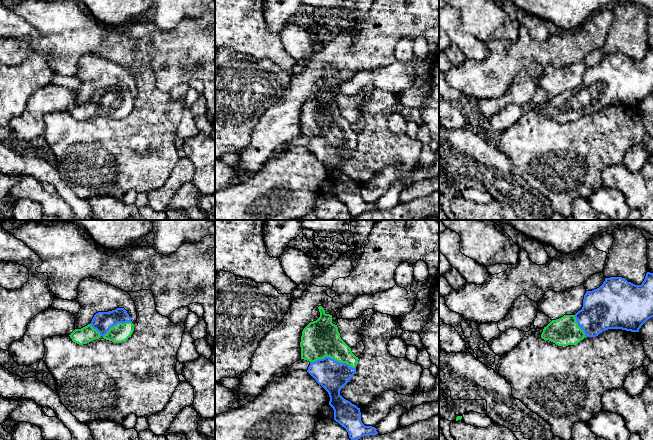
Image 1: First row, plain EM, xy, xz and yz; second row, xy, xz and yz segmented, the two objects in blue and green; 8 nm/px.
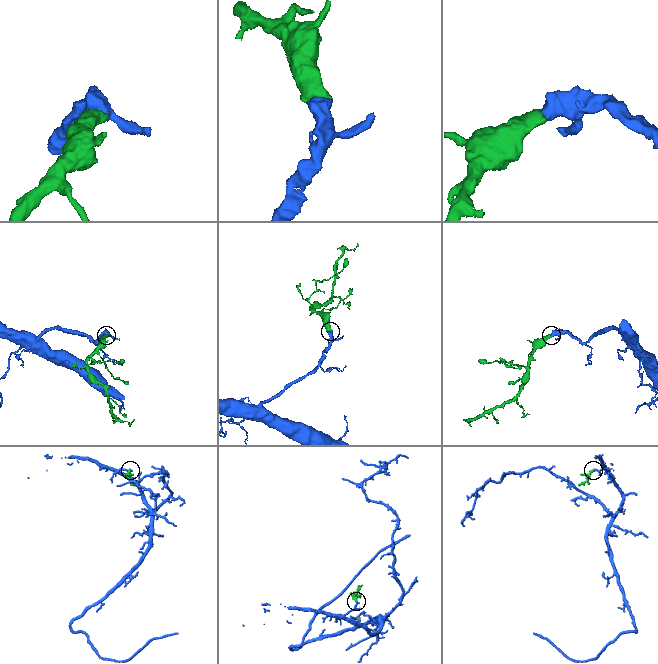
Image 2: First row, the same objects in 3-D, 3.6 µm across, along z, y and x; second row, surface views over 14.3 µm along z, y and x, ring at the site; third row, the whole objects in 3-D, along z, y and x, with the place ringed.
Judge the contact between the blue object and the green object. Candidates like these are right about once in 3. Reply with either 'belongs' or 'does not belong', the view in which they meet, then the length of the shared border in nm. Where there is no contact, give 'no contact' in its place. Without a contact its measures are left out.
belongs; meets blue in xz; contact 380 nm long

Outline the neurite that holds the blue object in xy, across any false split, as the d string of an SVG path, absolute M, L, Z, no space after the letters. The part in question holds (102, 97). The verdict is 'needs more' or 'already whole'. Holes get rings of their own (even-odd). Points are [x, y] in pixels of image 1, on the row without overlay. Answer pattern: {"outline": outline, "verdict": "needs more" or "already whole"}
{"outline": "M124 84L98 88L92 97L81 105L75 105L69 112L73 118L83 121L101 112L113 119L125 118L133 109L134 100Z", "verdict": "needs more"}

